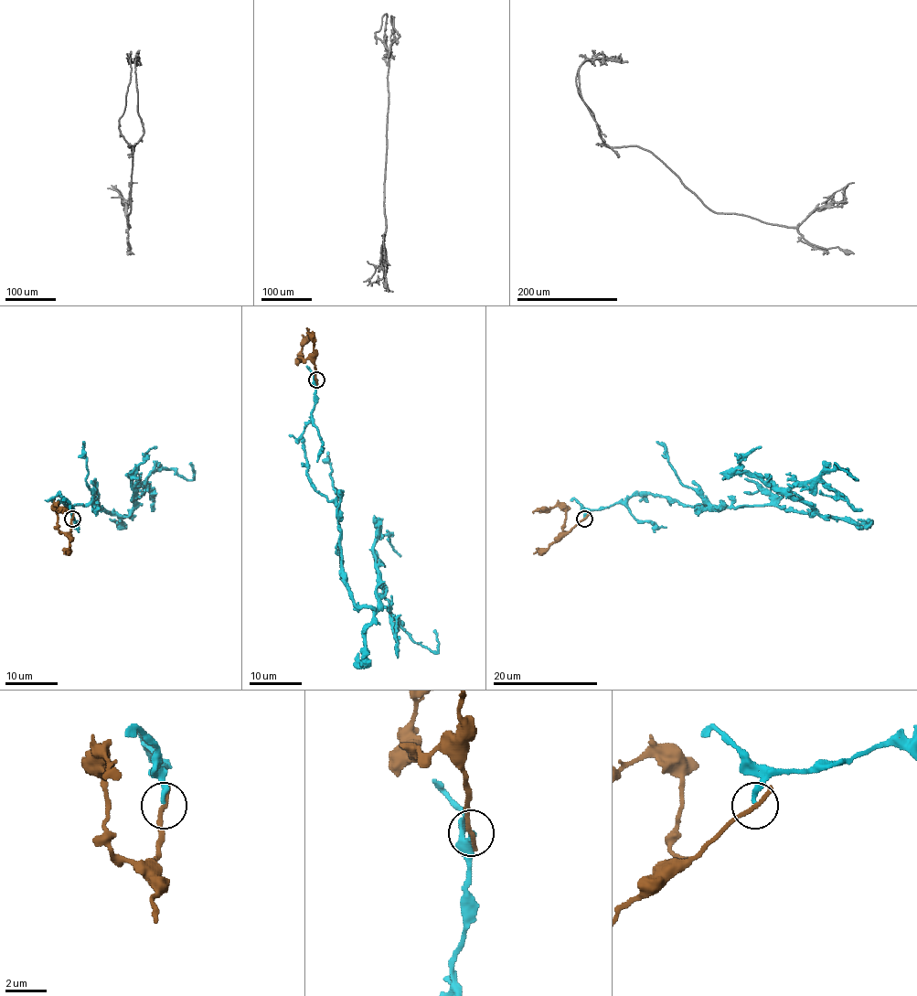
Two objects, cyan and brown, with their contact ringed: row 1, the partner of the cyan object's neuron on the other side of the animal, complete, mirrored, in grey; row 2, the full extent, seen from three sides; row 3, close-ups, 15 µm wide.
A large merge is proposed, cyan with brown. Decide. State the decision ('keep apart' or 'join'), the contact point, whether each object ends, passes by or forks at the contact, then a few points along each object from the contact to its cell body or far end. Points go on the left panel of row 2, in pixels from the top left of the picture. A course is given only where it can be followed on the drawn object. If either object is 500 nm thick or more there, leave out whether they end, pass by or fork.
keep apart; place (72, 519); cyan ends; brown ends; course cyan (72, 518), (58, 494), (67, 506), (90, 503), (127, 516), (145, 478), (172, 469), (191, 479), (190, 463); course brown (72, 519), (71, 529), (62, 533), (58, 529), (57, 506), (63, 509), (62, 513)

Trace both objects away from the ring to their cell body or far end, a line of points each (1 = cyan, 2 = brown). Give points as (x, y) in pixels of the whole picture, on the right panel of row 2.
1: (584, 518), (653, 494), (690, 506), (780, 506), (812, 516), (791, 488), (837, 469), (856, 479), (834, 463)
2: (584, 519), (563, 533), (564, 509), (554, 506), (536, 509), (533, 513)

